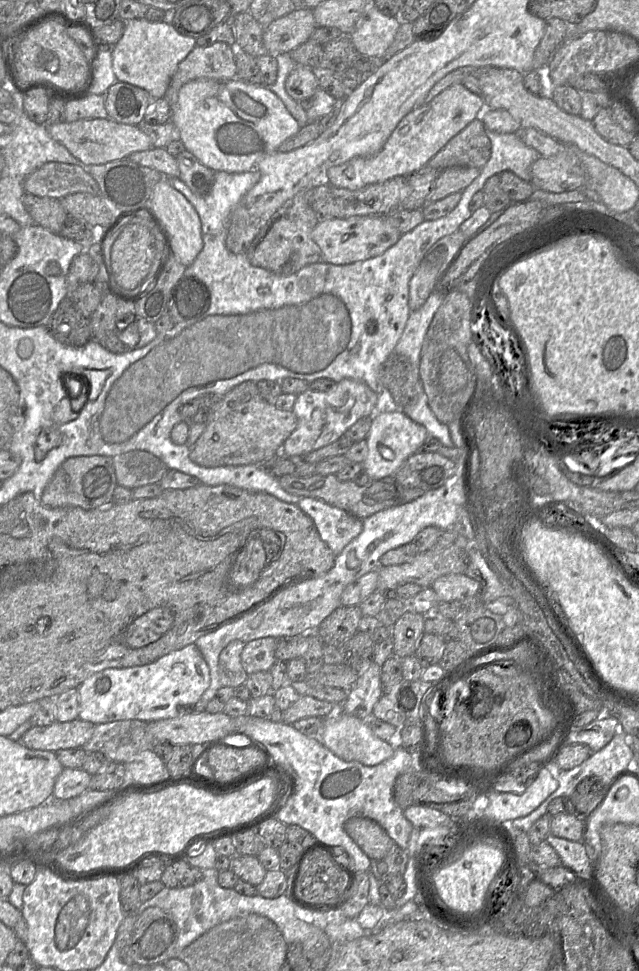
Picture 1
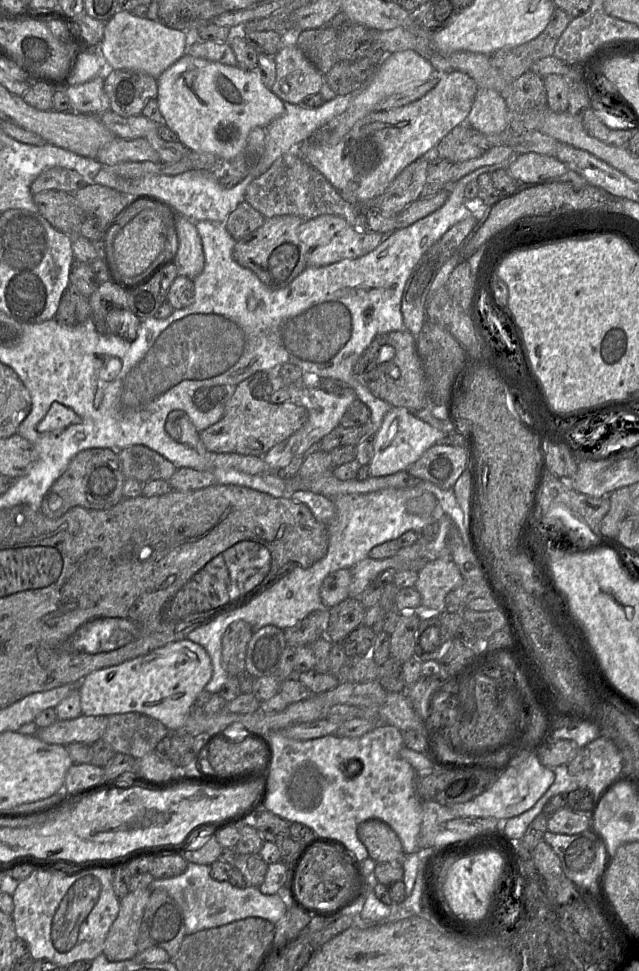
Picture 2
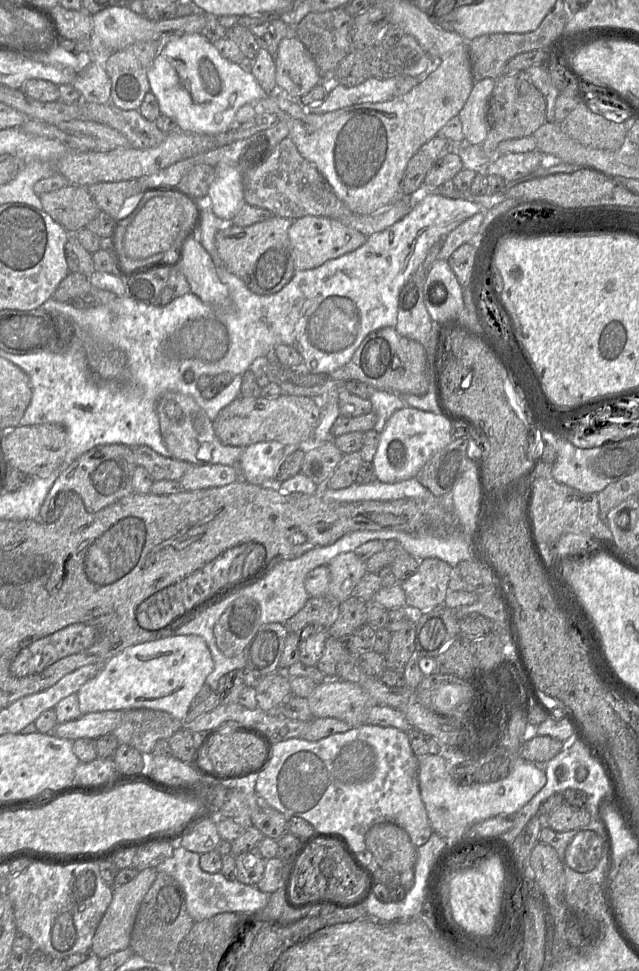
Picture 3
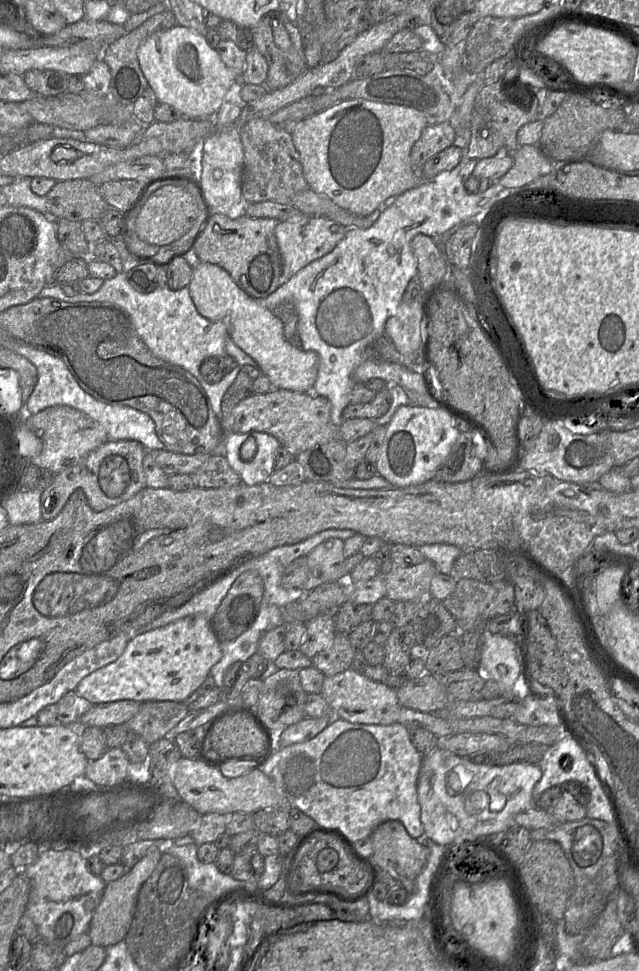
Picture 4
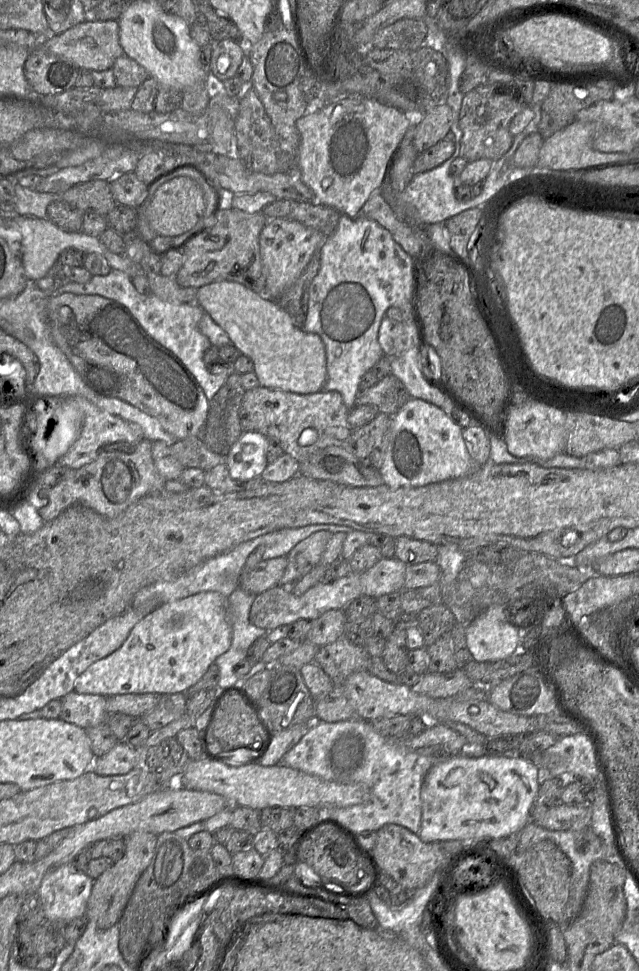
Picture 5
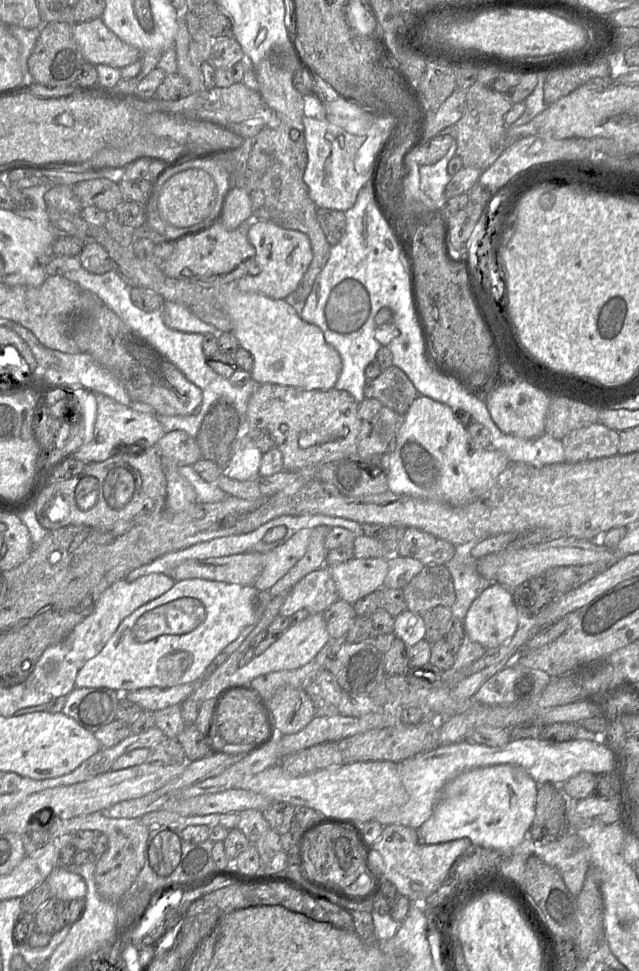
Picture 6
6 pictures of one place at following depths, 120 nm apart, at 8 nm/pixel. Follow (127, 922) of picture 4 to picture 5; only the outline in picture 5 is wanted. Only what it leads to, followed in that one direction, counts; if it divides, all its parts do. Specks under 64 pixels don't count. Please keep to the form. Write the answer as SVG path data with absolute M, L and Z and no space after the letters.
M135 832L124 837L124 842L124 856L94 880L88 899L86 918L89 923L94 923L101 930L112 927L120 919L139 877L152 859L157 835L149 832Z

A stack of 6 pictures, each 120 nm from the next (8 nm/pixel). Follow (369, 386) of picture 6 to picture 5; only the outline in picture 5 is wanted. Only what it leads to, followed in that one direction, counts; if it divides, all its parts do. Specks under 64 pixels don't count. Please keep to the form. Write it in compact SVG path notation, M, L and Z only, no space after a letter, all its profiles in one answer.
M390 374L379 380L373 387L360 391L356 405L374 405L379 412L393 416L410 398L400 379Z

